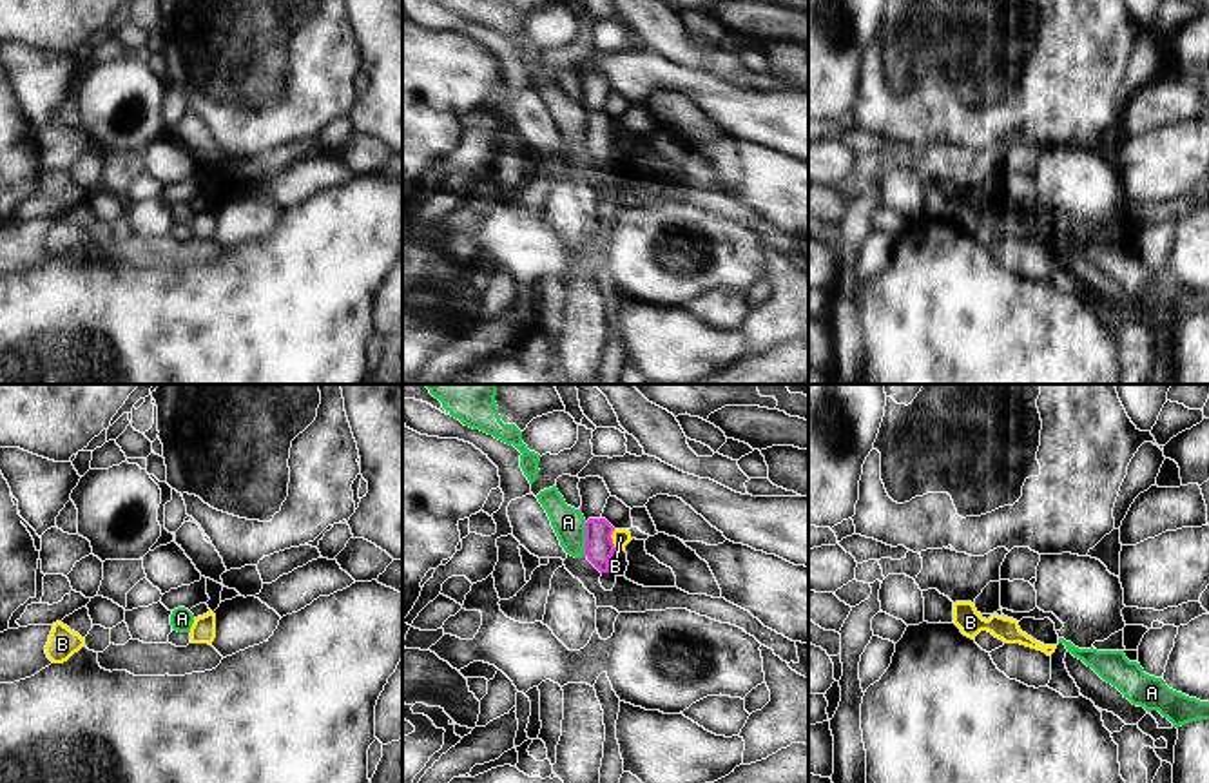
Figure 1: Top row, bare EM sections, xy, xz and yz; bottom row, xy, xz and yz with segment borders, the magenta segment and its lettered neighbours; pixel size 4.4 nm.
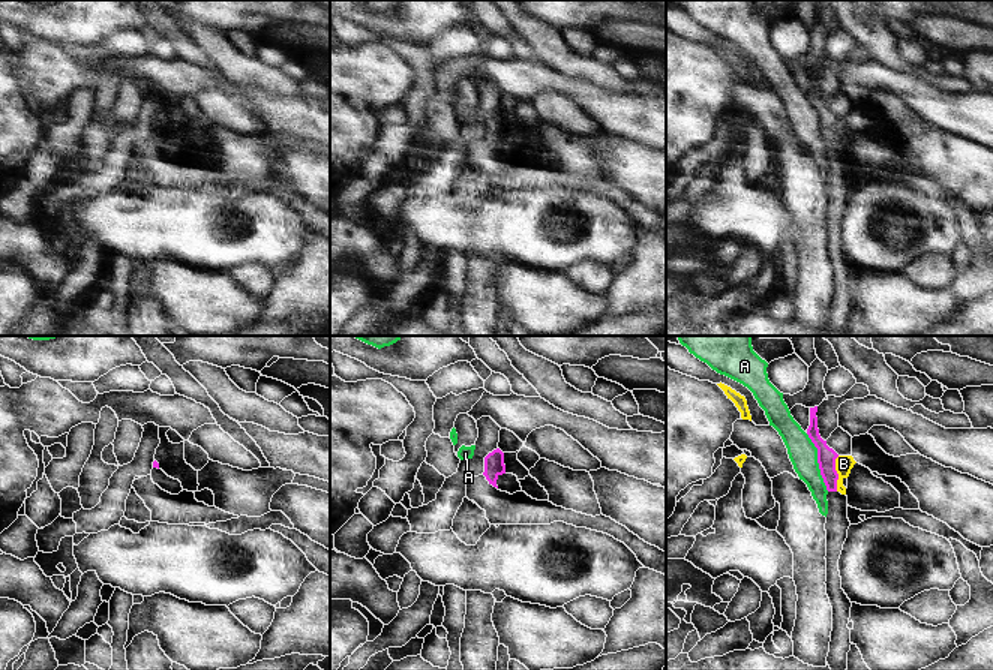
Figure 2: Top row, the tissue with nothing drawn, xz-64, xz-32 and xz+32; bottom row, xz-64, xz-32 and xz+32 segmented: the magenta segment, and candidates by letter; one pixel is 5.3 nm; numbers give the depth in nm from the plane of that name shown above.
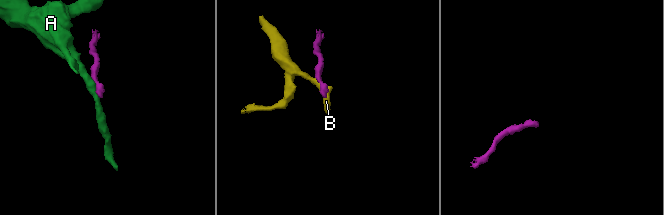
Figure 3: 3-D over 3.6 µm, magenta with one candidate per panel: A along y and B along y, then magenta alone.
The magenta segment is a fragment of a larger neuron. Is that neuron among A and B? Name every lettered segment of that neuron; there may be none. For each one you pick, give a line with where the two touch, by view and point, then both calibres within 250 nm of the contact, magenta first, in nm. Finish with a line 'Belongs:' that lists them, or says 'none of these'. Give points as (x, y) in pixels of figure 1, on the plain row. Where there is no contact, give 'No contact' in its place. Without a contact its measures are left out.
Belongs: none of these

